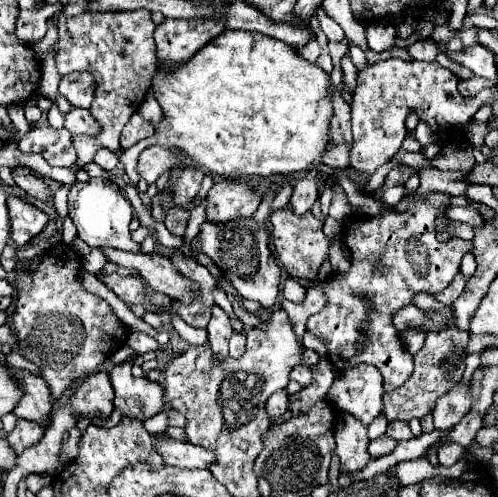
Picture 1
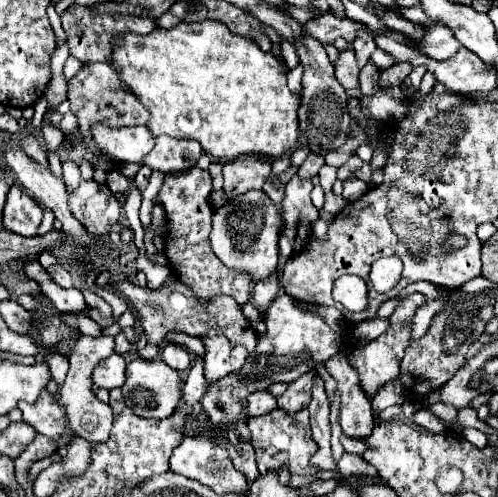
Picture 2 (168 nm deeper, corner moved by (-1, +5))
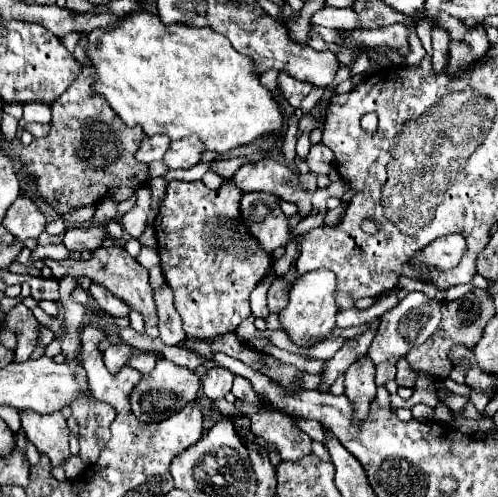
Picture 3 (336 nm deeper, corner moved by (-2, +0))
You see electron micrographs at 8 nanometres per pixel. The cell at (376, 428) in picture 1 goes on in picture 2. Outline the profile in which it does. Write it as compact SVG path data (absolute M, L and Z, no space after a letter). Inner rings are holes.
M398 380L388 382L388 386L384 386L384 390L380 390L380 394L376 394L372 408L374 408L374 416L378 416L382 410L394 406L394 404L402 404L404 402L404 388Z

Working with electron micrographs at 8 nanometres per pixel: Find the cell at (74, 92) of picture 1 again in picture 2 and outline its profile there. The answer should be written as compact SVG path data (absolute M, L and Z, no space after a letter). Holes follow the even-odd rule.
M84 64L80 68L80 72L68 82L68 102L70 102L70 110L78 116L80 134L82 134L82 138L88 144L90 150L86 150L84 144L76 136L66 134L66 138L72 142L74 150L70 150L70 152L58 150L58 154L60 154L60 160L74 160L76 164L80 164L82 160L92 162L94 154L98 152L98 148L94 146L92 136L90 136L90 122L100 120L100 122L104 122L106 126L112 126L112 128L126 128L126 126L148 124L148 120L150 120L148 110L142 106L142 102L134 94L128 94L128 92L122 90L120 74L110 64L94 64L94 68L90 64Z

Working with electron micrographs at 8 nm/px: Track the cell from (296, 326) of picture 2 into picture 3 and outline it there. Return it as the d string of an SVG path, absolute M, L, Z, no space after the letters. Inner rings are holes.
M315 269L301 279L297 277L293 281L291 293L289 293L289 305L279 313L281 325L291 337L293 343L299 345L315 345L311 339L317 339L321 335L327 335L335 327L335 315L337 315L337 303L335 303L335 273L329 269Z

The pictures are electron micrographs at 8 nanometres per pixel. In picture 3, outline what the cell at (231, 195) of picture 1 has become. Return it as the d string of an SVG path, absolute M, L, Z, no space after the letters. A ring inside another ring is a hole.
M261 159L257 163L243 165L233 181L245 191L265 191L275 193L279 199L295 203L299 207L299 215L309 215L311 197L315 187L315 175L301 175L293 171L289 165L279 163L275 159Z

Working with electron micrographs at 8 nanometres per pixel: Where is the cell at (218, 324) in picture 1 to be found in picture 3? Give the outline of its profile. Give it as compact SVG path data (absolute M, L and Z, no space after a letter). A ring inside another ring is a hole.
M223 367L207 371L207 375L203 377L203 393L211 401L225 397L231 391L231 385L233 385L233 373Z

